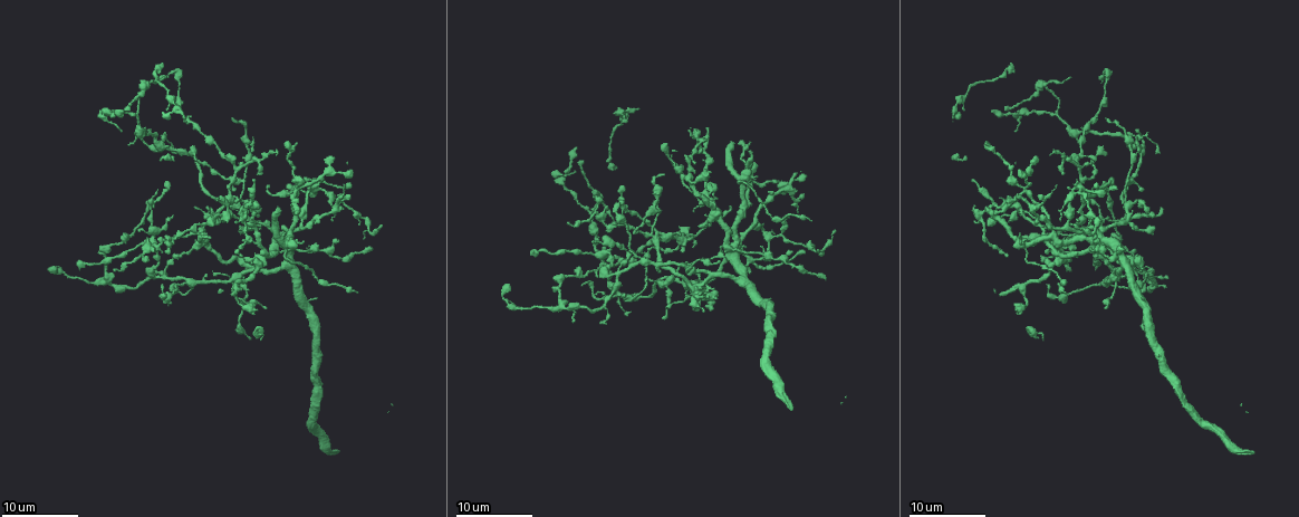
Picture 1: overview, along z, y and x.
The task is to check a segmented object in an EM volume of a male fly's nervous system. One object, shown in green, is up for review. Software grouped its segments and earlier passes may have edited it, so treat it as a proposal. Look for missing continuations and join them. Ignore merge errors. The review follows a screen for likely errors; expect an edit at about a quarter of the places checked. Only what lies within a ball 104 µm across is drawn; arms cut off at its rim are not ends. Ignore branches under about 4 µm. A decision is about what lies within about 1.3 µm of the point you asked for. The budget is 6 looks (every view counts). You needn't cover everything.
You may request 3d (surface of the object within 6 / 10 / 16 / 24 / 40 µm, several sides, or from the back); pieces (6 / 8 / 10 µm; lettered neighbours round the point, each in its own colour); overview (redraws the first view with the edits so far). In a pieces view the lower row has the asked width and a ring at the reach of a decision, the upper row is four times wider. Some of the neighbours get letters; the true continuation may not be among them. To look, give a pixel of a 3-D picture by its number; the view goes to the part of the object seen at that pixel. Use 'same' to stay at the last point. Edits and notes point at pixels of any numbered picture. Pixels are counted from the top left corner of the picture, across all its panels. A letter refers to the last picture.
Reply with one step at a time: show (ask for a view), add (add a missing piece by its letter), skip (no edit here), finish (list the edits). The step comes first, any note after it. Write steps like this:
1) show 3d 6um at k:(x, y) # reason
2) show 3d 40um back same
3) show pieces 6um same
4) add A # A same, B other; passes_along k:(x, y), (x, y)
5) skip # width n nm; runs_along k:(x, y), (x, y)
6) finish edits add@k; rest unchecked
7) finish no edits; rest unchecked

show pieces 10um at 1:(233, 188) # free end

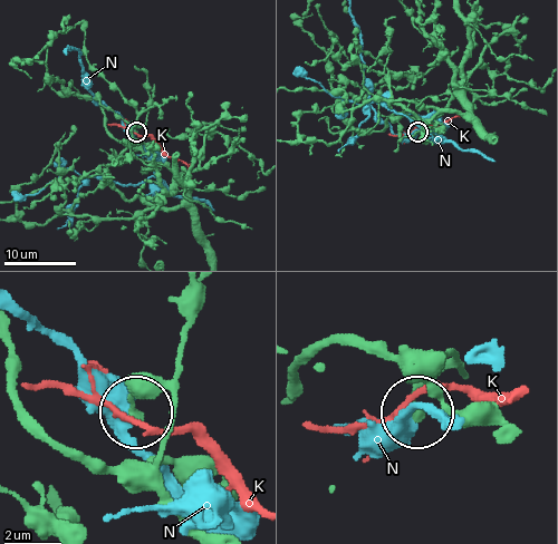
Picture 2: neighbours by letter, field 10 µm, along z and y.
skip # K other, N other; no lettered piece goes on from it

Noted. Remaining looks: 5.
show pieces 6um at 1:(287, 188) # free end

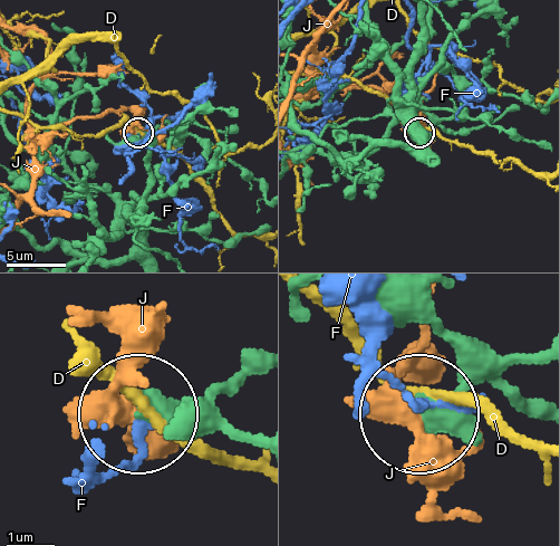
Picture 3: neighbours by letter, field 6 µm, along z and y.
skip # D other, F other, J other; runs_along 3:(251, 436), (203, 436), (147, 415); none of them fits

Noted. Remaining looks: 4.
show pieces 8um at 1:(213, 270) # branch stops here

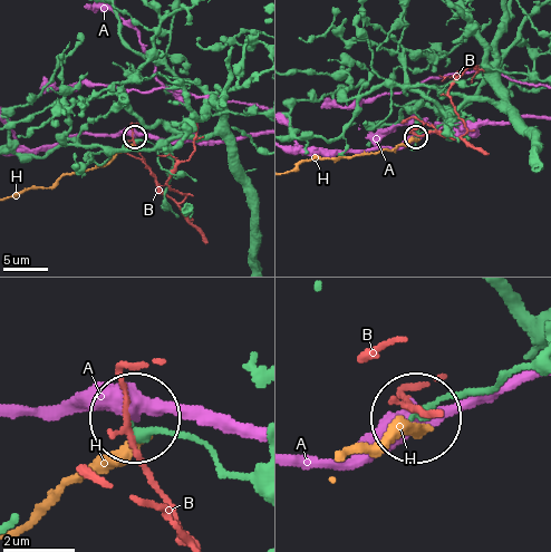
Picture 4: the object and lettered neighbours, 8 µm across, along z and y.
skip # A other, B other, H other; runs_along 4:(530, 365), (441, 398), (416, 419); no lettered piece goes on from it

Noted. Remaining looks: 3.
finish no edits; rest unchecked

